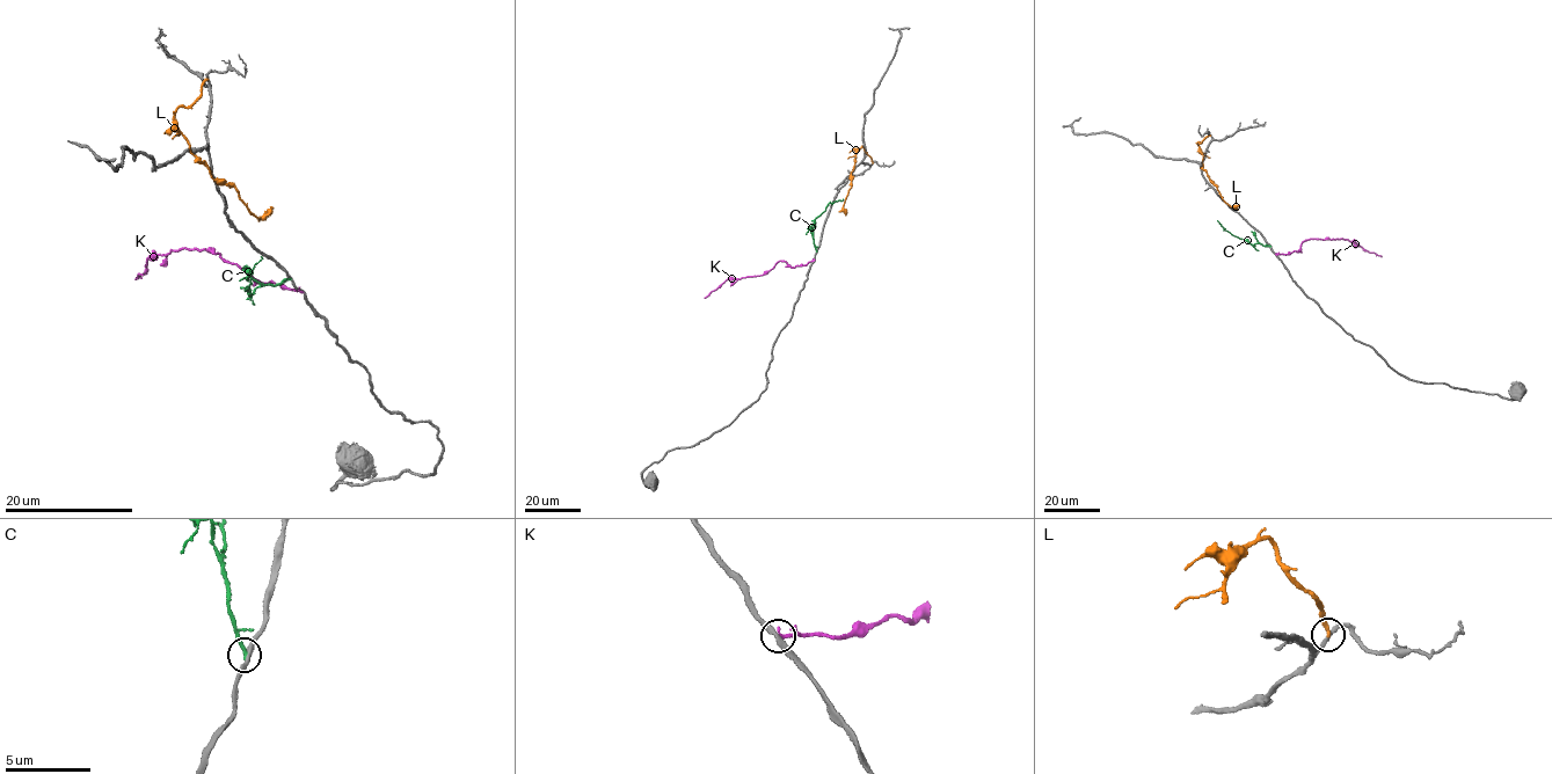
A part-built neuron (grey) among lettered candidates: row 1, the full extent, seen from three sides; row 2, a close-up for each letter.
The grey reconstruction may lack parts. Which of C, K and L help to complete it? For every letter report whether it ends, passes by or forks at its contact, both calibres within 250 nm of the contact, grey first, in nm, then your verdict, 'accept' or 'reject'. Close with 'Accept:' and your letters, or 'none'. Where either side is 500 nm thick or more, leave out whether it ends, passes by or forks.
C: it ends; calibres 280 and 240 nm; reject
K: it ends; calibres 260 and 220 nm; reject
L: it ends; calibres 240 and 260 nm; reject
Accept: none

